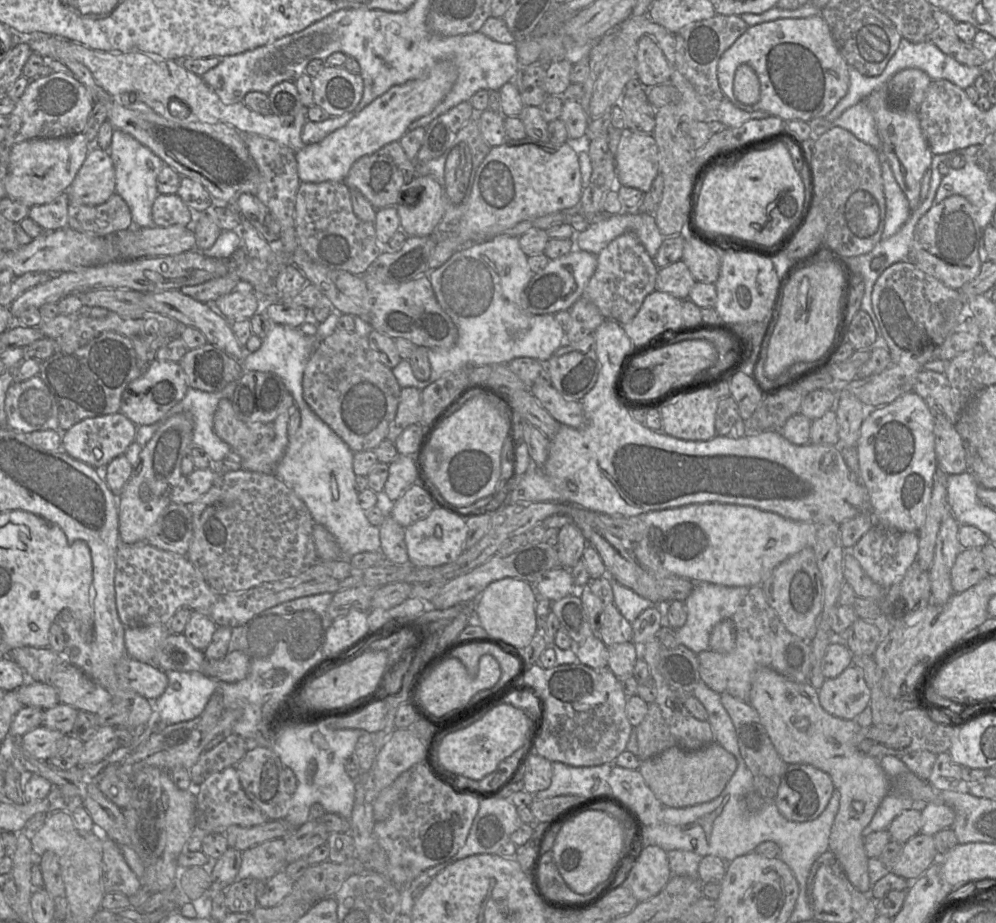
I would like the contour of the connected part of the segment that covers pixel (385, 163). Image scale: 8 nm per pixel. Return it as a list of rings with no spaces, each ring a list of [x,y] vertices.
[[[392,142],[373,154],[358,159],[350,168],[344,182],[349,189],[356,189],[376,209],[397,206],[398,199],[405,186],[412,182],[415,175],[416,160],[411,160],[405,154],[403,147]]]

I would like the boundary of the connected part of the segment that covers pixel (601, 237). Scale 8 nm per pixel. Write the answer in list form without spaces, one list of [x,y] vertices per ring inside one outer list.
[[[623,211],[592,220],[585,231],[576,233],[574,246],[597,255],[624,233],[633,233],[653,259],[665,238],[656,224],[654,213]]]

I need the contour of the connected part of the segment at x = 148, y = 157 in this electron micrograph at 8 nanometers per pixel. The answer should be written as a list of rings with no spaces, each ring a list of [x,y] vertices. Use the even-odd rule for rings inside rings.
[[[114,129],[109,154],[115,169],[115,193],[127,203],[133,227],[149,228],[155,226],[152,220],[152,205],[159,195],[157,176],[165,163],[148,147],[141,144],[130,134]]]

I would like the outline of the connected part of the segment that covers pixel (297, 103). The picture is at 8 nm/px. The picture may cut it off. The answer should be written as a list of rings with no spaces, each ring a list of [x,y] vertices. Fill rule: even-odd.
[[[283,81],[268,93],[271,112],[277,115],[284,125],[291,125],[299,112],[307,112],[293,81]]]

